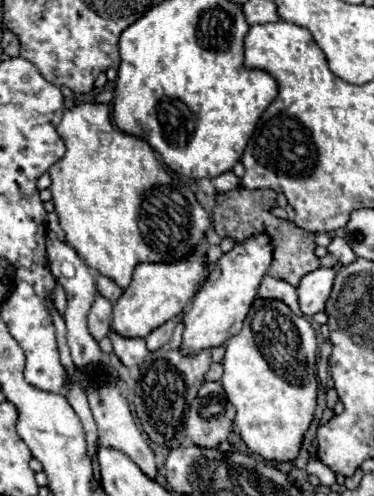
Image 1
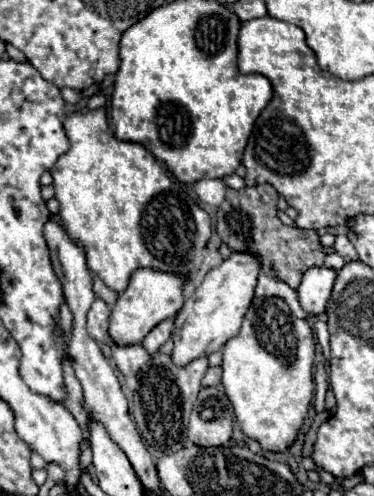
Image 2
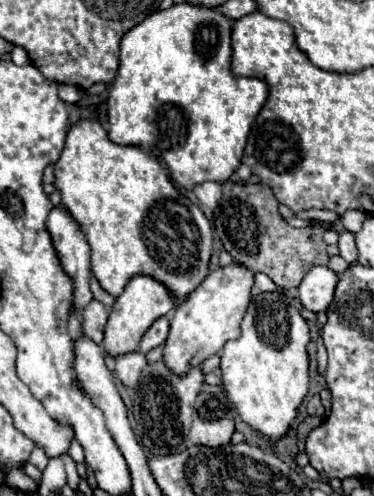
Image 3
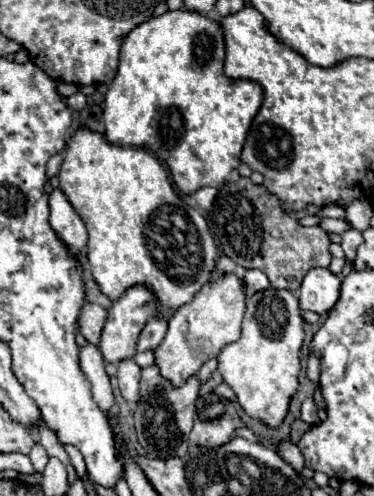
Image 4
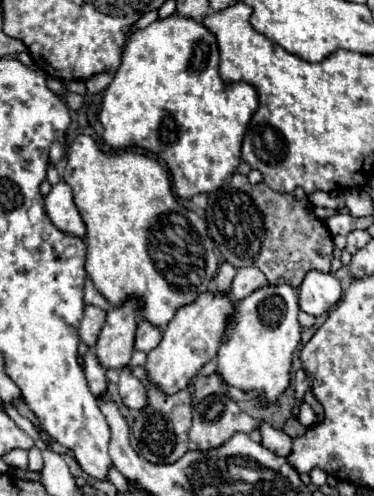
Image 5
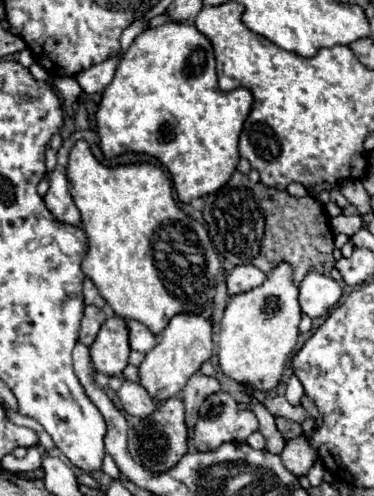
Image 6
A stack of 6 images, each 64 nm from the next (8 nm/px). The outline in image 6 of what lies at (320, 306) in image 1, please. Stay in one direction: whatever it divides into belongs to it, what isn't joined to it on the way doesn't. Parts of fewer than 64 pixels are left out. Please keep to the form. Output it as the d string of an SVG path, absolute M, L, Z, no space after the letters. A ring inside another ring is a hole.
M312 272L312 276L306 276L300 284L300 312L310 318L324 316L340 300L340 296L342 290L330 276Z

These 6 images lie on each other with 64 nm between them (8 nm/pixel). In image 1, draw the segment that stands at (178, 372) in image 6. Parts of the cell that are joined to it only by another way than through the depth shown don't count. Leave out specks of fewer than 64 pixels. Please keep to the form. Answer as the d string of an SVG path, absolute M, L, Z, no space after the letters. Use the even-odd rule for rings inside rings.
M260 234L254 236L252 240L246 240L244 244L236 244L228 254L224 254L214 264L214 268L208 272L204 284L194 294L182 318L184 334L182 334L180 352L184 356L192 356L202 350L212 350L216 346L222 346L226 344L228 338L240 332L244 316L248 314L248 308L256 298L260 280L266 274L270 262L272 262L272 244L268 236Z

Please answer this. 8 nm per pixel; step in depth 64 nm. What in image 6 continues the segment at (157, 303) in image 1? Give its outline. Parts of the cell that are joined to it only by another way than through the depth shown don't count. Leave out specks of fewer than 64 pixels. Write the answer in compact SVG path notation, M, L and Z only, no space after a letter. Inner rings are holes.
M118 316L108 318L90 346L90 362L94 370L104 376L120 376L128 364L128 354L126 322Z

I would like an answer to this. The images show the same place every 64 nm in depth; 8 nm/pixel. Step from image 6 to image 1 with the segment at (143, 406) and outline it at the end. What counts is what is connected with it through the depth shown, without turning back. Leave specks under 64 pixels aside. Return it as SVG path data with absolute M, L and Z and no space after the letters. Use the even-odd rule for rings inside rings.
M110 330L108 338L112 340L114 346L114 354L120 358L120 362L128 368L132 366L140 366L144 362L144 358L148 356L148 348L146 342L142 338L122 338L116 332Z

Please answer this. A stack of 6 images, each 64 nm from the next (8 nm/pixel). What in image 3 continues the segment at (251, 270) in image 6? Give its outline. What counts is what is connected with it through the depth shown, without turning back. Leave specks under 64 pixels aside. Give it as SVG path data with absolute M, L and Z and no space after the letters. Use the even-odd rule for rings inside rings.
M256 272L254 274L254 286L252 286L252 294L260 294L260 292L276 292L280 288L276 288L276 284L272 284L272 280L262 274L262 272Z

